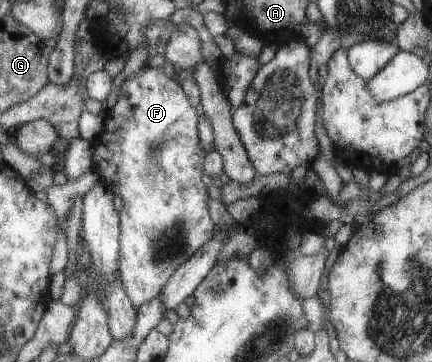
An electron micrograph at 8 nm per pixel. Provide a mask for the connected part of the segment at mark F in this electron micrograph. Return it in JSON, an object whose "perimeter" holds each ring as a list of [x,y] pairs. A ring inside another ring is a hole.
{"perimeter":[[[144,66],[140,69],[140,72],[130,76],[123,82],[123,85],[119,90],[119,99],[117,103],[108,113],[105,115],[104,130],[96,140],[94,144],[94,160],[92,160],[93,171],[98,172],[104,181],[109,181],[113,187],[116,195],[119,195],[123,200],[123,211],[121,214],[121,228],[122,236],[120,236],[120,242],[122,242],[122,258],[120,258],[120,272],[122,272],[122,282],[128,298],[132,300],[132,306],[136,312],[140,312],[140,308],[144,304],[150,304],[152,300],[156,300],[162,293],[162,290],[166,287],[166,284],[172,279],[174,272],[178,271],[178,268],[182,267],[193,258],[208,242],[214,240],[216,236],[217,225],[214,224],[213,217],[210,214],[209,208],[209,196],[208,188],[204,184],[205,161],[210,150],[202,146],[200,142],[200,130],[199,130],[200,116],[196,112],[192,102],[189,100],[188,94],[185,89],[179,84],[176,78],[170,78],[162,68],[151,68]]]}

